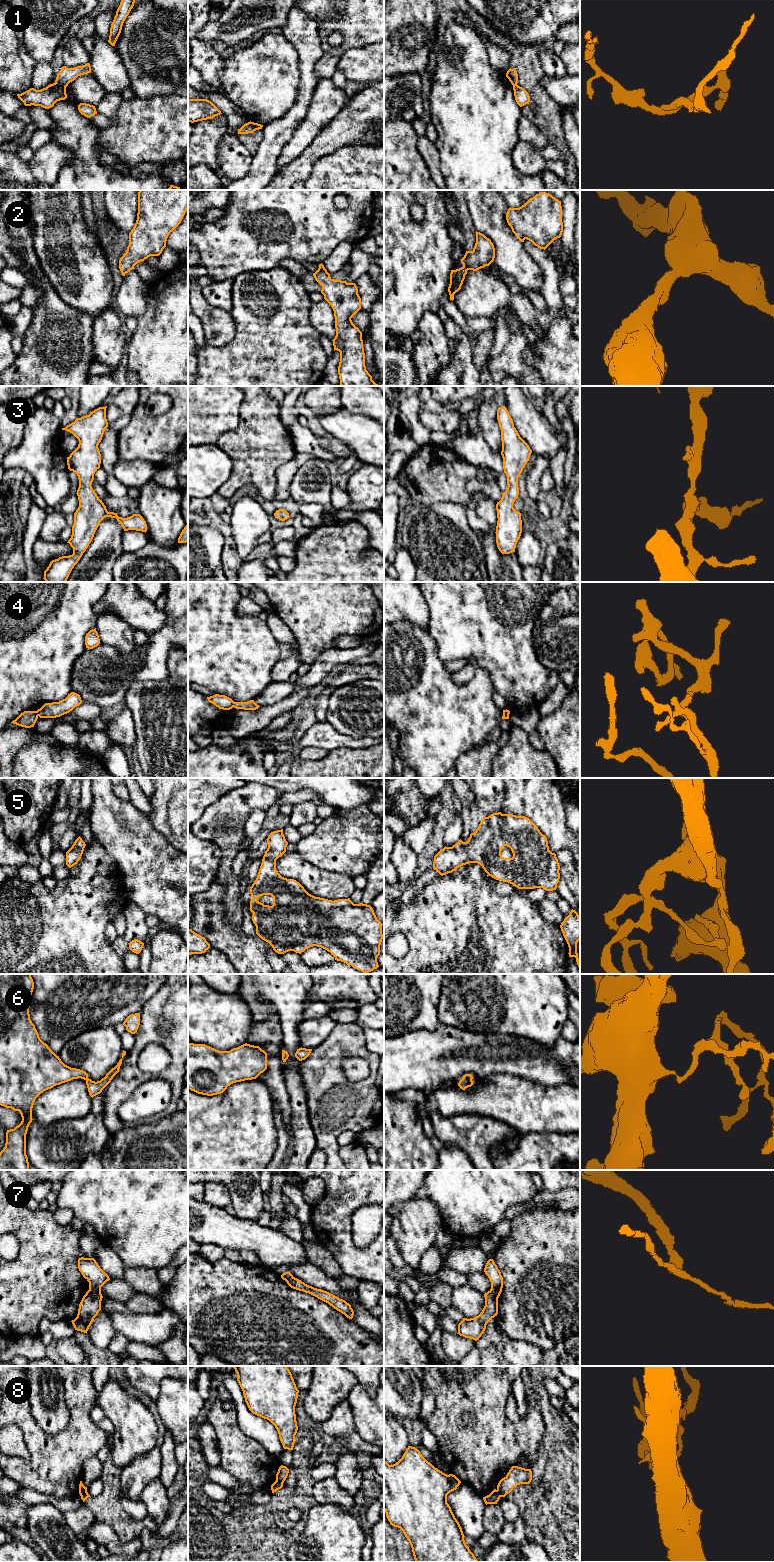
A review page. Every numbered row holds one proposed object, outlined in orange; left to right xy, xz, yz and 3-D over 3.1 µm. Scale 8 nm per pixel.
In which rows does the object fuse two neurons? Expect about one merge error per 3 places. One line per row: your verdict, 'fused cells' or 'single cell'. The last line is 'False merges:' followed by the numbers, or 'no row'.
1: fused cells
2: single cell
3: single cell
4: fused cells
5: single cell
6: single cell
7: fused cells
8: fused cells
False merges: 1, 4, 7, 8

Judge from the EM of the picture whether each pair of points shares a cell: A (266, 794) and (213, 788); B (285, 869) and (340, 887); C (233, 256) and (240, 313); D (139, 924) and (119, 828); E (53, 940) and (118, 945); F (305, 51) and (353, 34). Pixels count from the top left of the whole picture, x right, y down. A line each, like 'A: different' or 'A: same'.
A: different
B: same
C: different
D: different
E: different
F: different

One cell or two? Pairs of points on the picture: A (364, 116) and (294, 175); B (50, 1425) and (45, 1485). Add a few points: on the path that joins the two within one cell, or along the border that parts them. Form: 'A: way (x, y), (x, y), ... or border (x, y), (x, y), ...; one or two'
A: way (346, 128), (334, 135), (311, 157); one
B: border (32, 1417), (50, 1434), (60, 1432), (69, 1423); two

